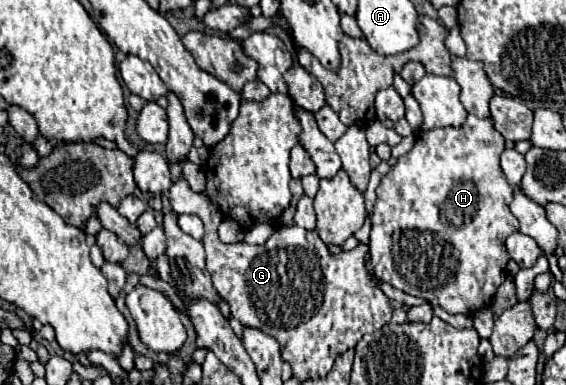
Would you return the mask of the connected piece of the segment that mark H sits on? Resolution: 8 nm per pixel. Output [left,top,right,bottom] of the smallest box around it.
[370,114,518,316]

